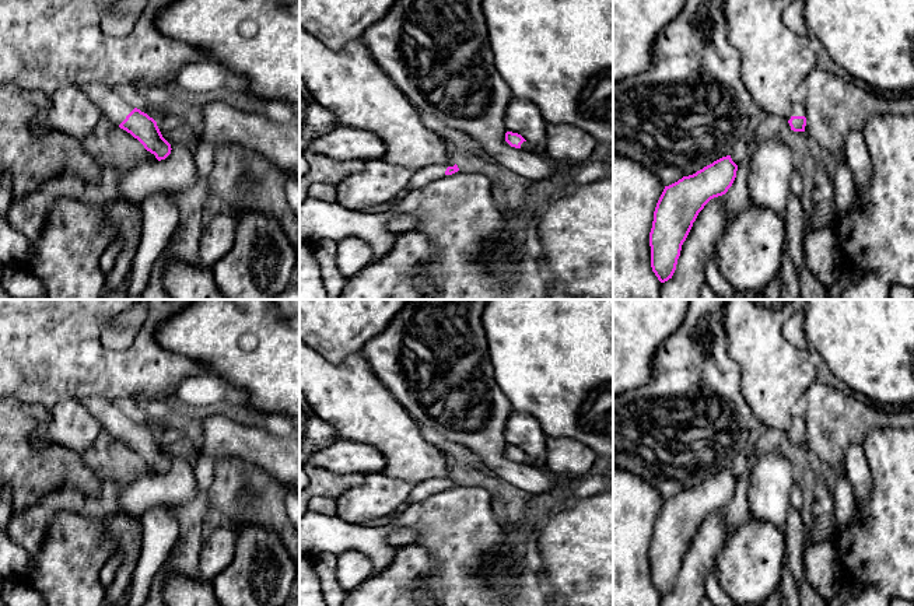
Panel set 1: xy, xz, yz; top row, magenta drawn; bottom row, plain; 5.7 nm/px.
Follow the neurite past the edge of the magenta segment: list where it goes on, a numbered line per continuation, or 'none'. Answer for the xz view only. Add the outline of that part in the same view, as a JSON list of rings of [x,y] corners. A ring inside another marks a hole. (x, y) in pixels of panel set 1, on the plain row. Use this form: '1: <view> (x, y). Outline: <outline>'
1: xz (426, 489). Outline: [[[434,477],[420,483],[414,483],[412,493],[406,500],[406,505],[420,502],[437,493],[444,491],[447,481],[447,479]]]

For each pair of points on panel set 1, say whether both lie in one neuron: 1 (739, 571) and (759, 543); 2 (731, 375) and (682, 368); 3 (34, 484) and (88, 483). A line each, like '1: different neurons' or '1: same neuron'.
1: same neuron
2: same neuron
3: same neuron

